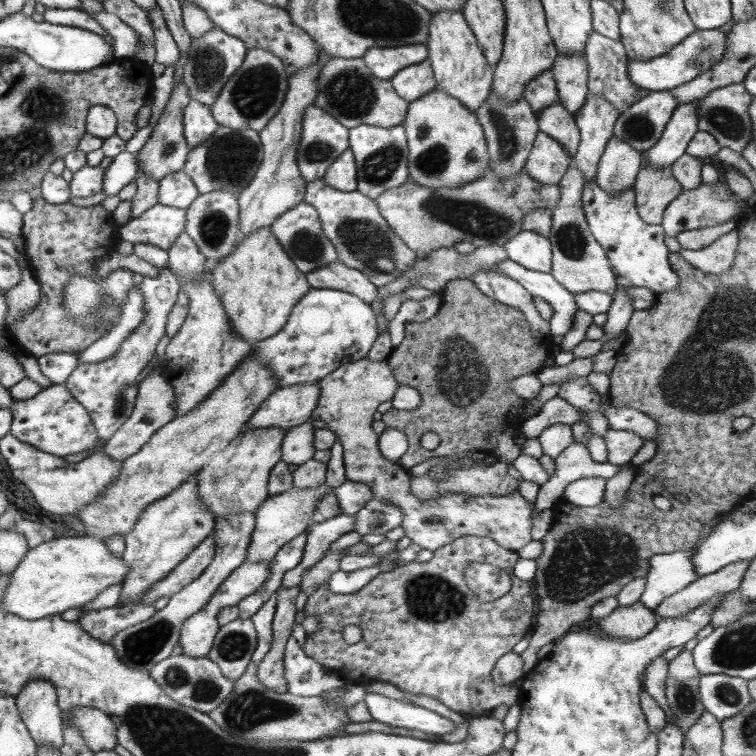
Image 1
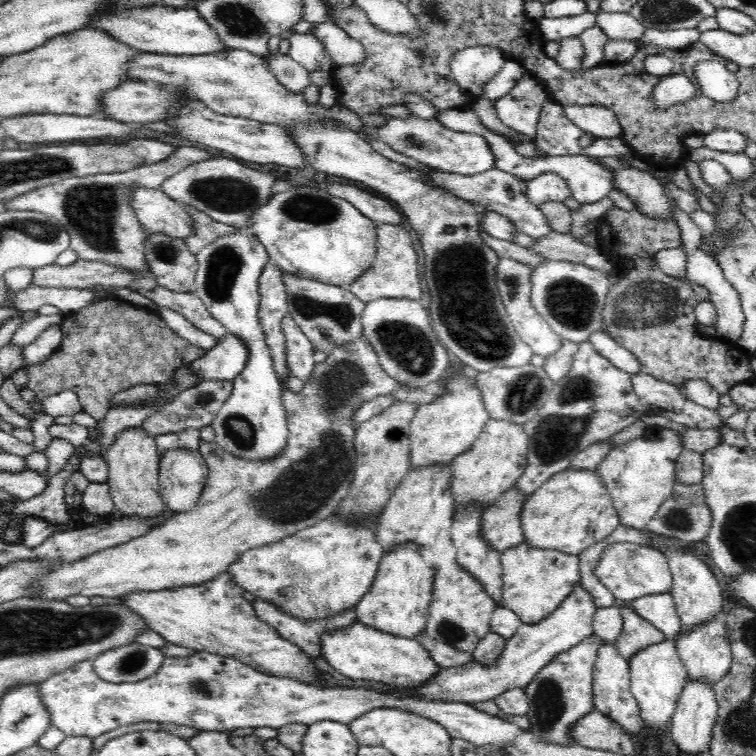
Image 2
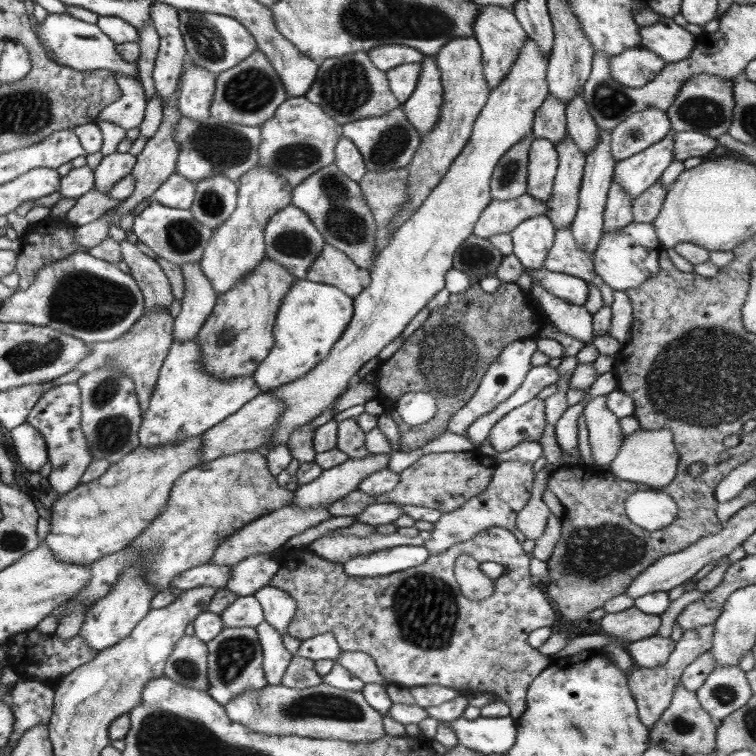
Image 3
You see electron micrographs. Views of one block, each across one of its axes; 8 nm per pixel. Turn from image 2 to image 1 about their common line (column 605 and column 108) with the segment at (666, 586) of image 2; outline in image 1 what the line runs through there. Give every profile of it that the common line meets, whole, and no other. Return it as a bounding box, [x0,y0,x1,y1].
[2,536,128,620]

